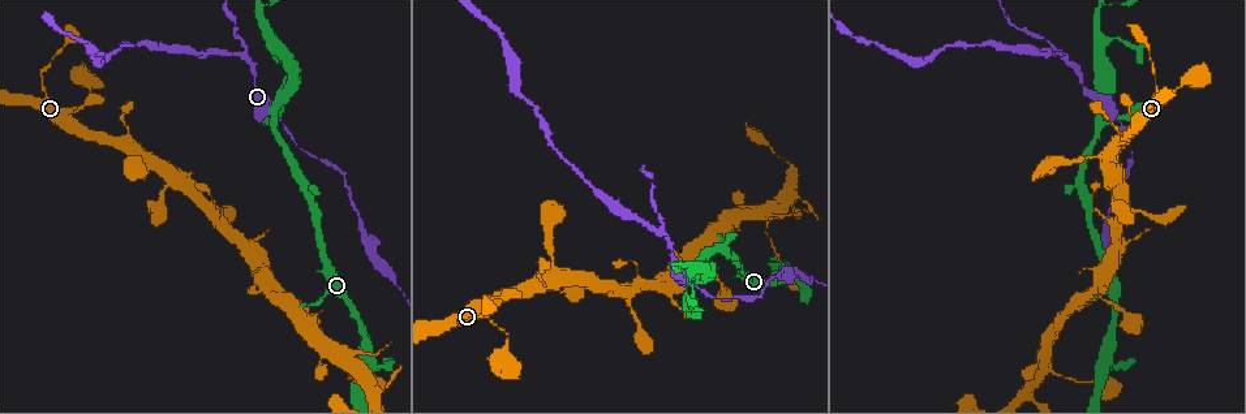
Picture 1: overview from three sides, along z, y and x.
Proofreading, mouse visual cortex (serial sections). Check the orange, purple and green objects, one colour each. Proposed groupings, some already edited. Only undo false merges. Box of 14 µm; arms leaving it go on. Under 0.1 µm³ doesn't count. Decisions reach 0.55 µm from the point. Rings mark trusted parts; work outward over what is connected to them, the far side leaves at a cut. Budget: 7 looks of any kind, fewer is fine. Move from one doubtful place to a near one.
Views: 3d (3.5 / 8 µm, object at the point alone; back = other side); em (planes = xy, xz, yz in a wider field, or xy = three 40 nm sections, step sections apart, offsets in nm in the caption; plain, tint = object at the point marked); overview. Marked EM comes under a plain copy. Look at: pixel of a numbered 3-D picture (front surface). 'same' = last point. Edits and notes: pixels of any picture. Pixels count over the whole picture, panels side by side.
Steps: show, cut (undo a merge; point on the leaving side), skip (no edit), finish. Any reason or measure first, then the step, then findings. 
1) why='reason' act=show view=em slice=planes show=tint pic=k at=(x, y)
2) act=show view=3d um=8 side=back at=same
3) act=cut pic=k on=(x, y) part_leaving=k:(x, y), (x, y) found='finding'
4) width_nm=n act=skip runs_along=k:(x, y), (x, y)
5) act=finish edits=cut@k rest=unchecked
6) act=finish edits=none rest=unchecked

why='a narrow waist' act=show view=3d um=3.5 pic=1 at=(458, 323)

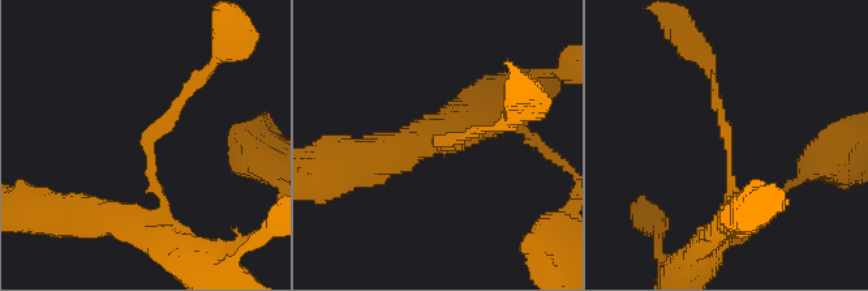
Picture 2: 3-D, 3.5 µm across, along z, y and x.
why='need the tissue' act=show view=em slice=xy step=5 show=tint pic=2 at=(444, 145)

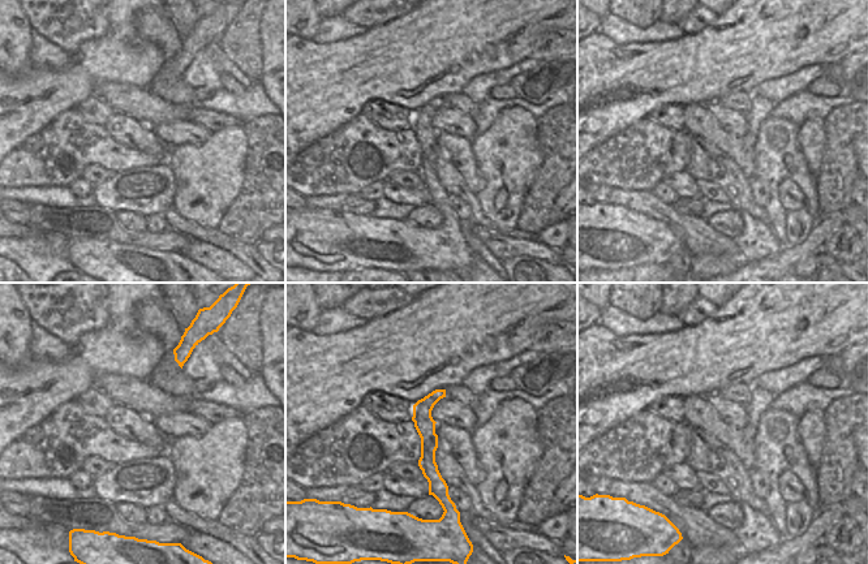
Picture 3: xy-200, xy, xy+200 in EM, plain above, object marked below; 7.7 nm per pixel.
act=show view=em slice=xy step=2 show=tint at=same

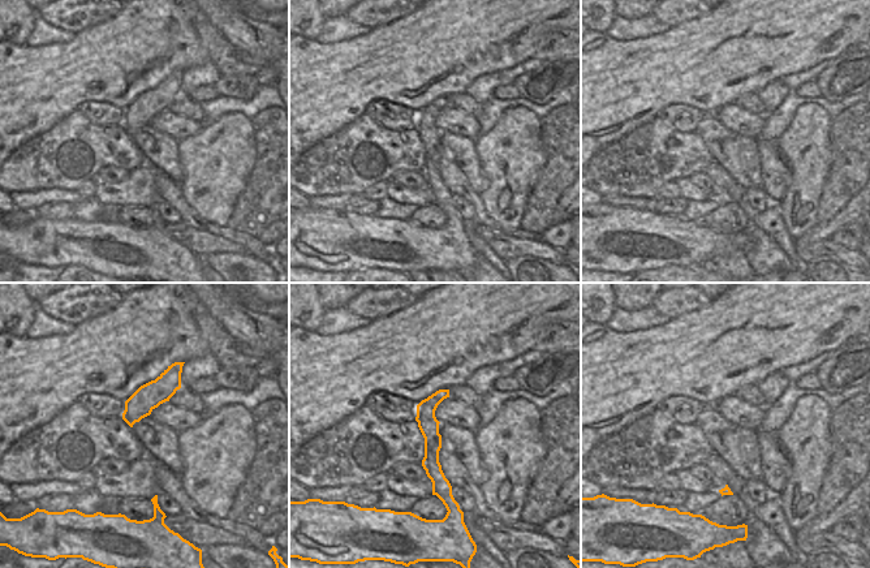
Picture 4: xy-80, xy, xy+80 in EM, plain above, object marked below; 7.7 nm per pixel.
arm_widths_nm=150,200 act=skip found='continuous, no second cell'

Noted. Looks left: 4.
why='three arms meet' act=show view=3d um=3.5 side=back pic=1 at=(554, 270)

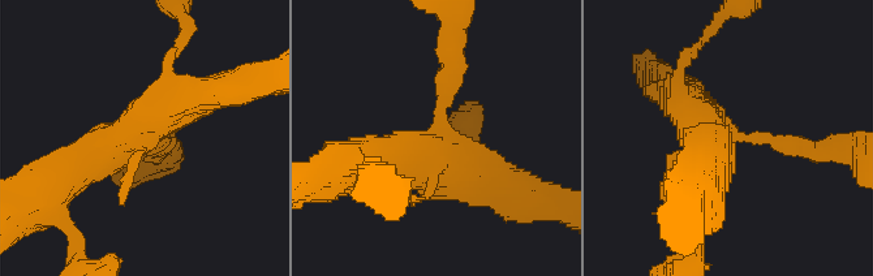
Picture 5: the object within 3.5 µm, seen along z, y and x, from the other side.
act=show view=em slice=xy step=2 show=tint pic=5 at=(438, 144)

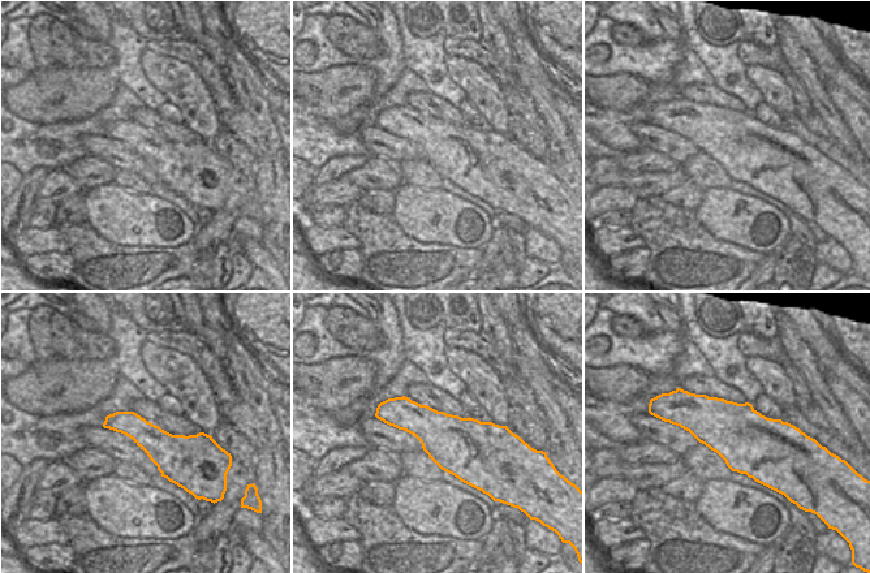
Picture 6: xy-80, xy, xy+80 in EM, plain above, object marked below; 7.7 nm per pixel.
why='another direction' act=show view=em slice=xy step=1 show=tint at=same

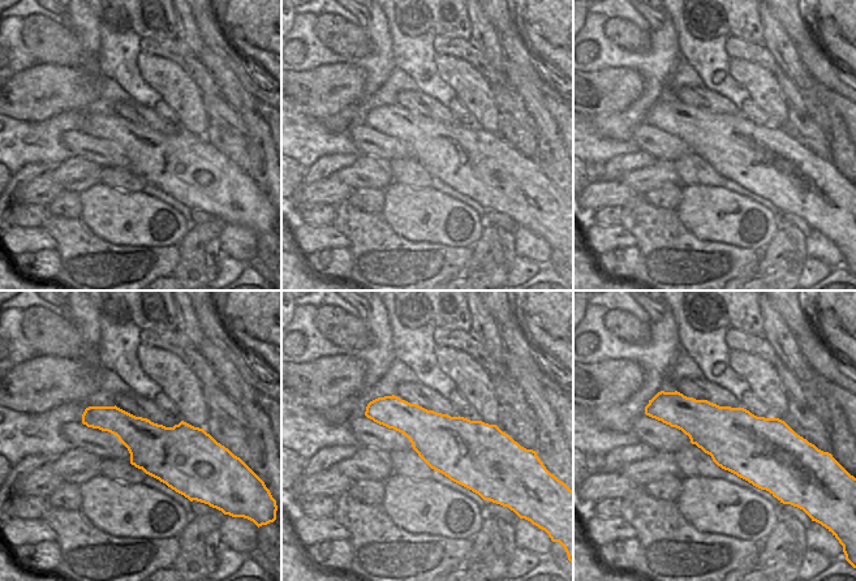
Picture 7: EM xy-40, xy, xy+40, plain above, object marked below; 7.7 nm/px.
act=skip runs_along=5:(214, 91), (185, 95), (65, 176) found='continuous, no second cell'

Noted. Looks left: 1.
act=finish edits=none rest=unchecked

